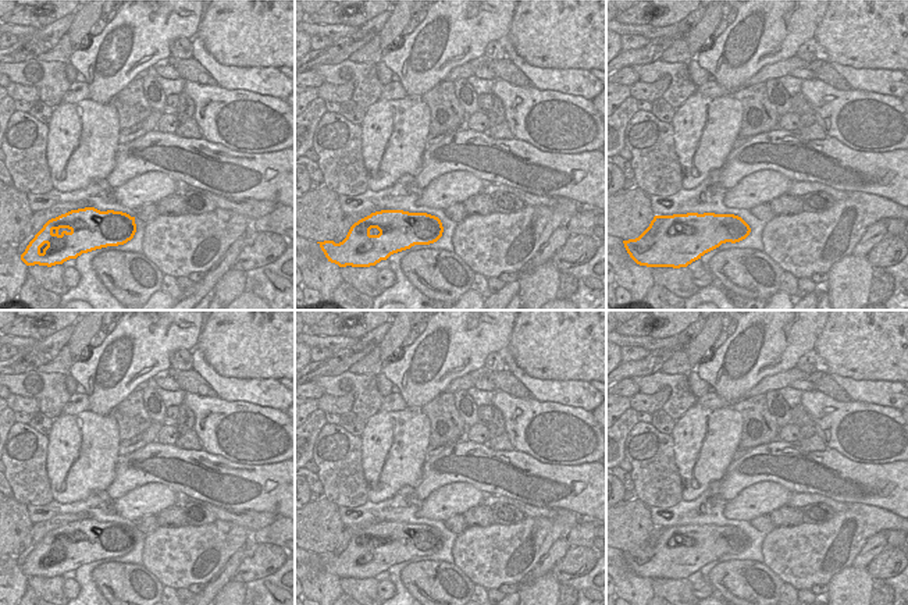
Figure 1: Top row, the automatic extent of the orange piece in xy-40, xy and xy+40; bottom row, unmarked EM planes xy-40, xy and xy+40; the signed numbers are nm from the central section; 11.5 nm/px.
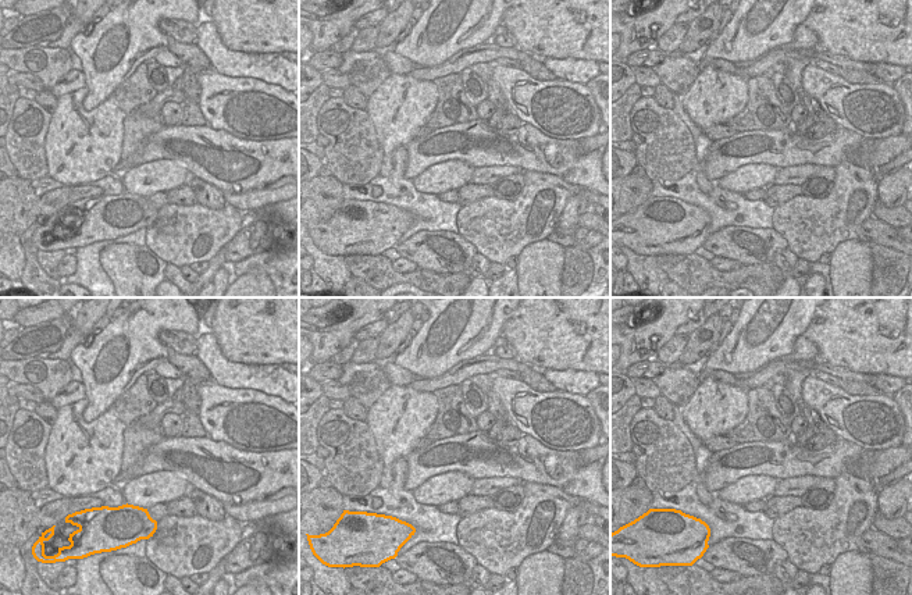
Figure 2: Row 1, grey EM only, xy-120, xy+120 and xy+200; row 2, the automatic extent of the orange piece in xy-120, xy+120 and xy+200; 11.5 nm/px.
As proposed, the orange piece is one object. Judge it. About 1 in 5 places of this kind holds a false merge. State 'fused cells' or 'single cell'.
single cell

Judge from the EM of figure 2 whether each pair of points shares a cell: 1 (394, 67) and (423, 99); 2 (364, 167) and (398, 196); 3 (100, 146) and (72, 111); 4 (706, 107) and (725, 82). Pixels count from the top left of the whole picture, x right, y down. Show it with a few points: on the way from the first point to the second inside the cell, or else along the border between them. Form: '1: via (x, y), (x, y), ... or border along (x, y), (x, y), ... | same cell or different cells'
1: border along (391, 72), (408, 74) | different cells
2: border along (377, 174), (364, 184), (344, 184) | different cells
3: via (92, 139), (72, 120) | same cell
4: via (709, 102), (723, 88) | same cell

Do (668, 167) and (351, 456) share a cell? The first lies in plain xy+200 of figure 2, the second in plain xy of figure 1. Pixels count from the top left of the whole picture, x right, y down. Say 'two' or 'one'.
one

